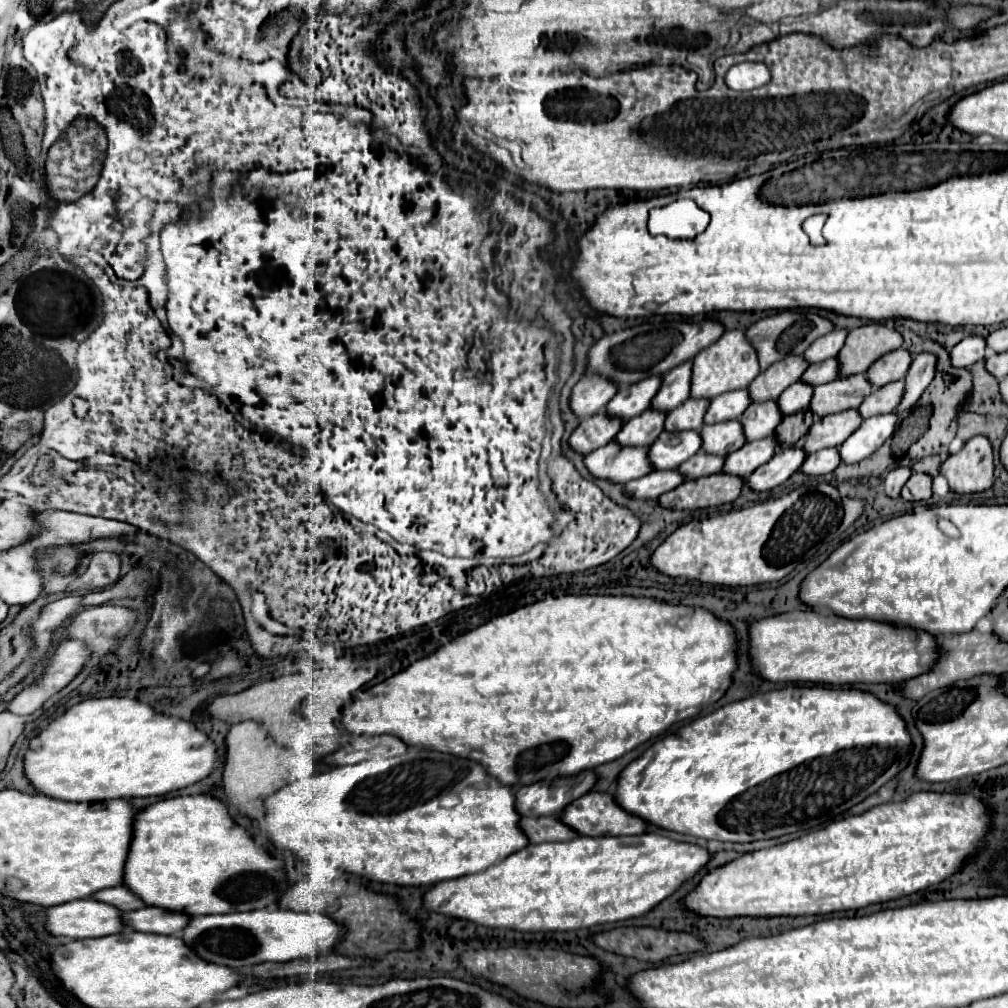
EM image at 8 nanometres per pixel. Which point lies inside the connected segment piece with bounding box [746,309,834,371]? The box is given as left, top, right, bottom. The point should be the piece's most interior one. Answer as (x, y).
(789, 332)

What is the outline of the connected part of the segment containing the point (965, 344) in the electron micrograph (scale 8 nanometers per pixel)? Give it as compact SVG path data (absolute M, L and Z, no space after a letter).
M968 335L950 349L952 365L954 367L970 367L976 361L984 359L984 351L986 351L986 339L980 335Z

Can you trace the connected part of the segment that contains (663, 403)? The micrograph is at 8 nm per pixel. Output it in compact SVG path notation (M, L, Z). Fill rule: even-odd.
M686 361L678 365L678 369L672 369L670 373L664 375L662 387L656 393L652 407L666 413L676 409L682 401L690 397L690 381L692 381L692 361Z

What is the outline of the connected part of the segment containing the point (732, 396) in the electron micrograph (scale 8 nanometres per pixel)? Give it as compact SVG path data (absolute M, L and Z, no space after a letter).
M736 389L736 391L722 393L722 395L712 399L712 403L704 415L704 423L712 425L718 421L738 419L750 403L752 403L752 399L750 399L748 389Z

